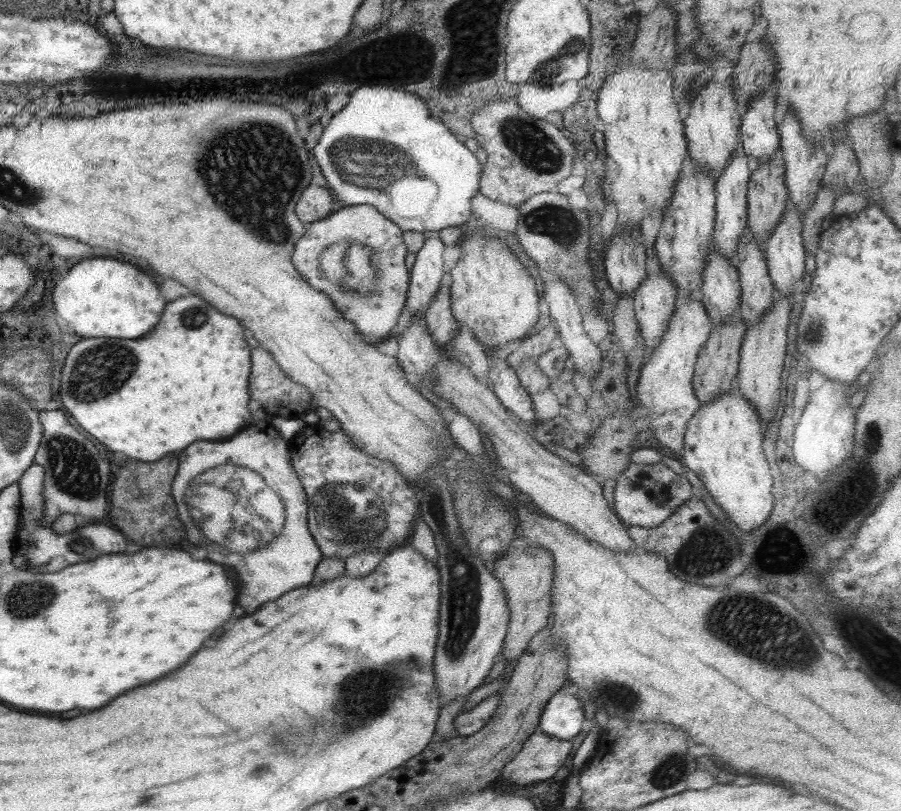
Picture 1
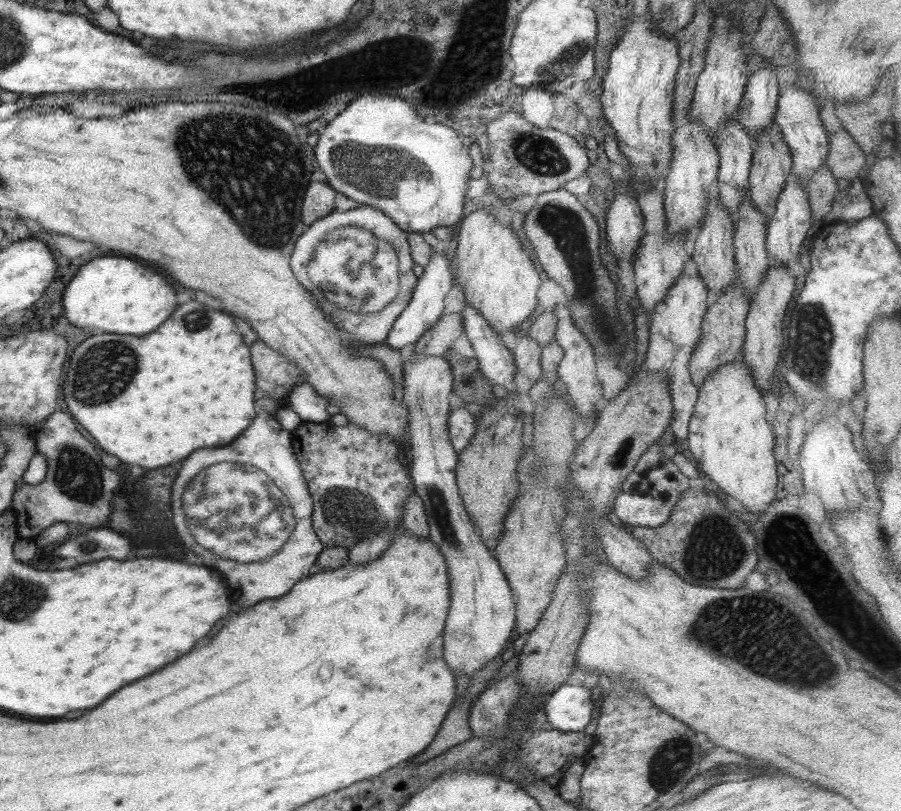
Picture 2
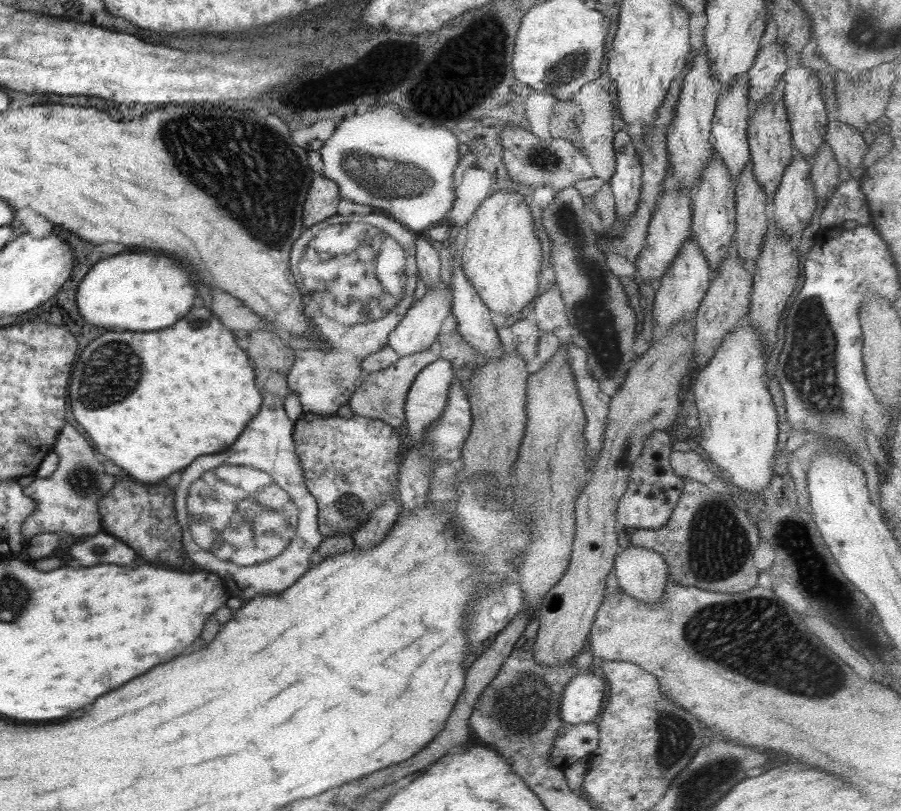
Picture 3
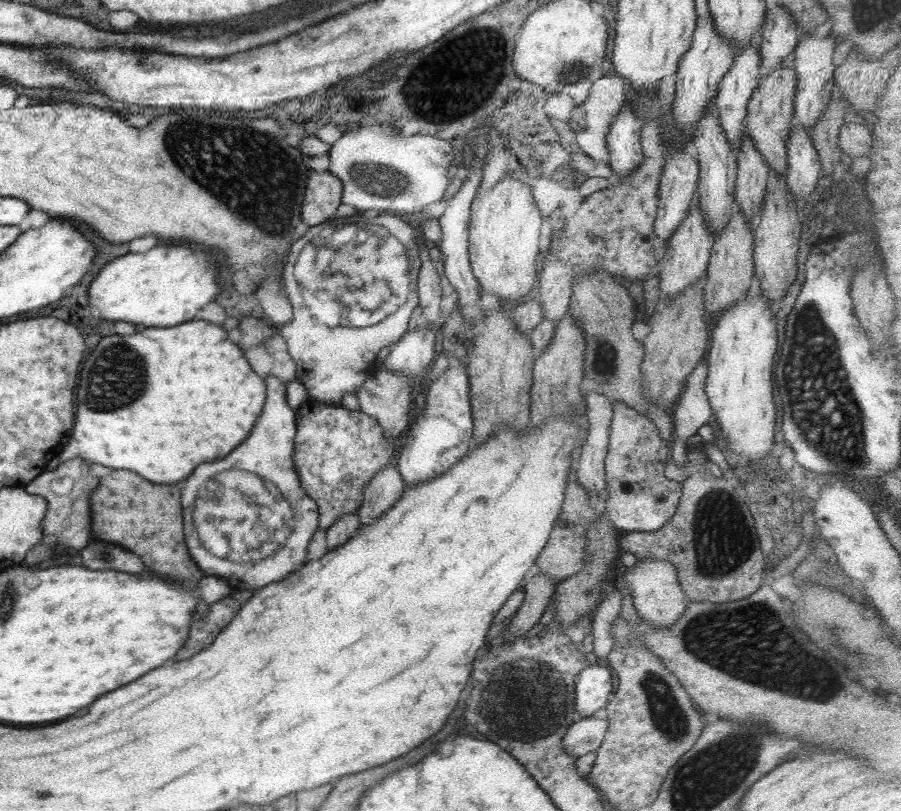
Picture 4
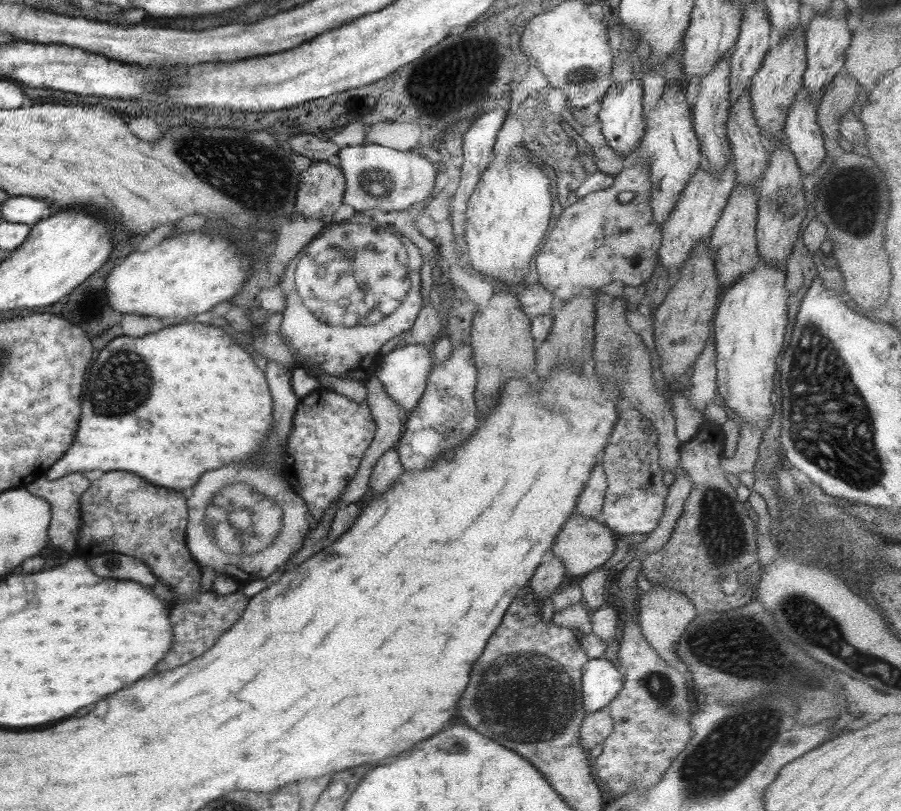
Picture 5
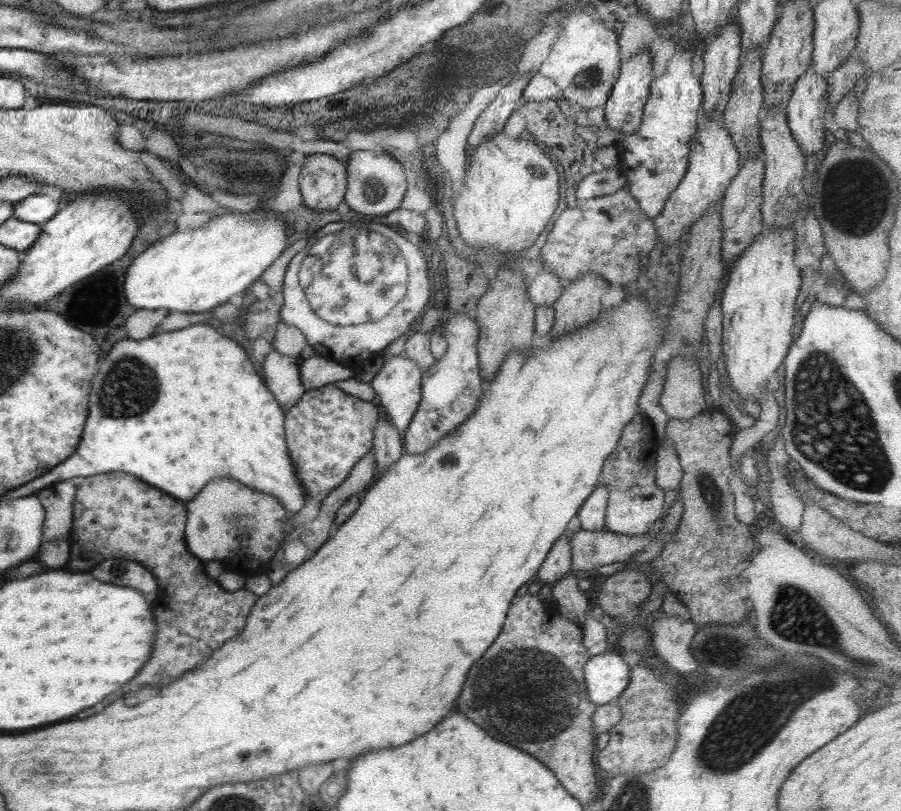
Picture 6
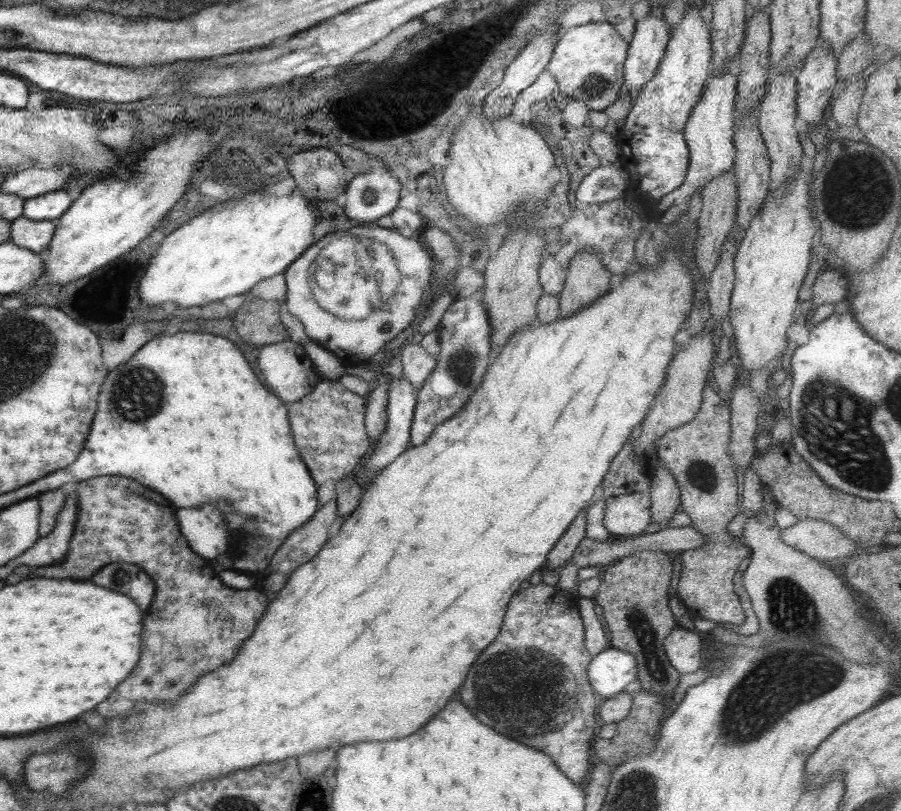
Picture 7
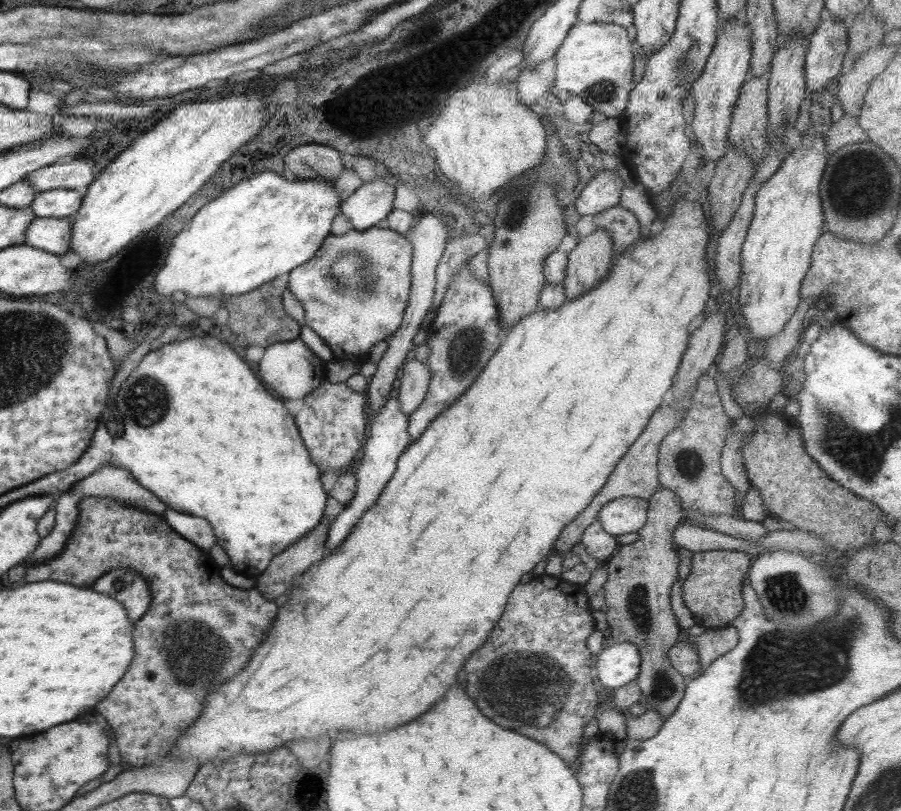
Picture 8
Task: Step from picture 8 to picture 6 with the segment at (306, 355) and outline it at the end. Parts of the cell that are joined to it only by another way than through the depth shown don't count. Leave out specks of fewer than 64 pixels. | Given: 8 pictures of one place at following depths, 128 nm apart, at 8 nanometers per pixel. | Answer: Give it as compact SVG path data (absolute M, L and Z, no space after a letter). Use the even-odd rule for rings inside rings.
M270 350L261 365L262 380L283 414L294 406L306 391L299 379L301 363L302 360L299 357L283 356L275 350Z

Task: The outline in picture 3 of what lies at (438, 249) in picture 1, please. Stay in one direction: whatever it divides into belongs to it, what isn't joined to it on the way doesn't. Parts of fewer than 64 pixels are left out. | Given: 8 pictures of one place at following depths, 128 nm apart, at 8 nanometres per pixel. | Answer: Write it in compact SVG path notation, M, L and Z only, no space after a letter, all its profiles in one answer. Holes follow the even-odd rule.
M440 278L435 287L426 290L421 300L405 310L405 314L399 320L399 324L387 338L387 346L392 348L397 356L411 356L415 352L423 352L430 345L434 345L440 332L440 325L450 310L445 300L443 289L445 289L445 286Z

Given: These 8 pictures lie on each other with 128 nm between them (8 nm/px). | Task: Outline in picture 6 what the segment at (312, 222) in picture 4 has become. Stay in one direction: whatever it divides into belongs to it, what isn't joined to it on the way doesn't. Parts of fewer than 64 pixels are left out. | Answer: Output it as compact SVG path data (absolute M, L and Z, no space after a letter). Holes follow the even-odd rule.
M325 154L304 157L298 176L302 204L310 209L331 211L346 191L346 168L342 162Z

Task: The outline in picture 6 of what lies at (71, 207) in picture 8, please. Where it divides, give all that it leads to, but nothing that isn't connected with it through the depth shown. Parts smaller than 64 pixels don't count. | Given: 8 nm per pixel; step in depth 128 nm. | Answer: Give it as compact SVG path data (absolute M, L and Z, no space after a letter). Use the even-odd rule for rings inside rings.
M45 185L34 195L12 203L13 217L21 222L43 225L59 208L61 189L55 185Z

